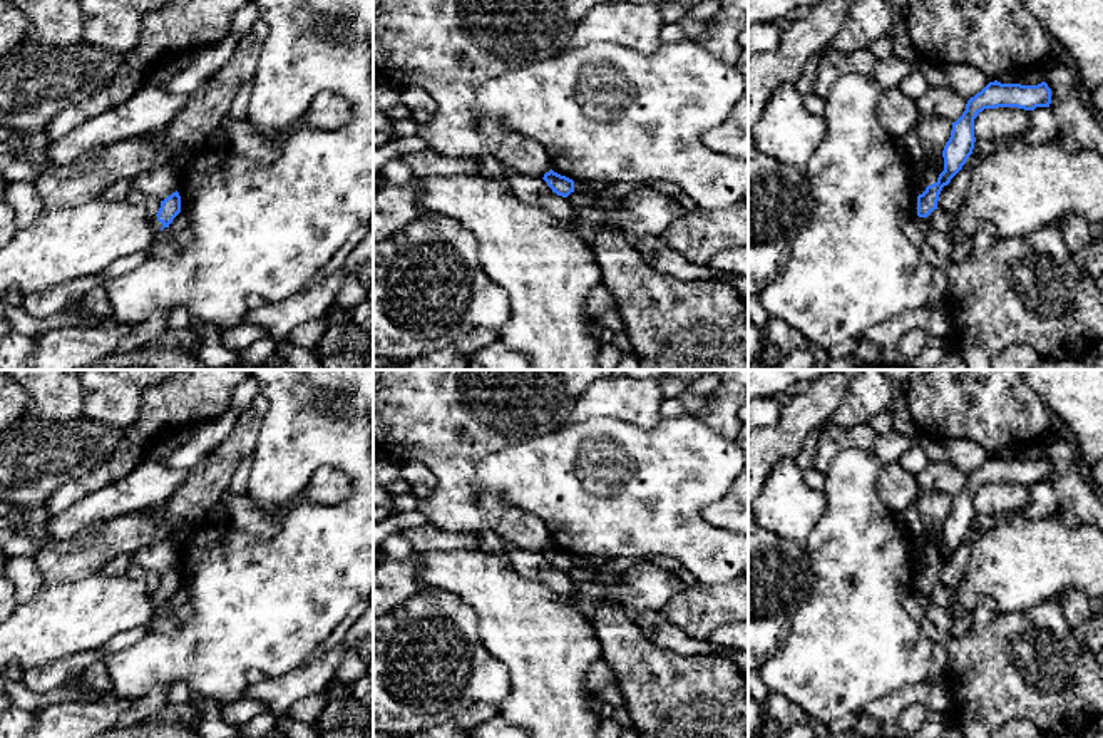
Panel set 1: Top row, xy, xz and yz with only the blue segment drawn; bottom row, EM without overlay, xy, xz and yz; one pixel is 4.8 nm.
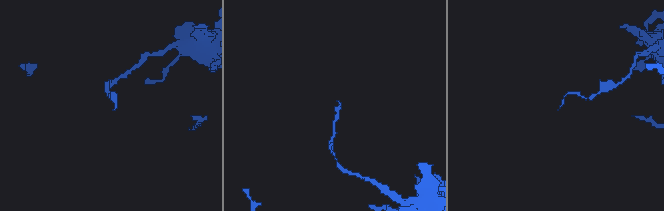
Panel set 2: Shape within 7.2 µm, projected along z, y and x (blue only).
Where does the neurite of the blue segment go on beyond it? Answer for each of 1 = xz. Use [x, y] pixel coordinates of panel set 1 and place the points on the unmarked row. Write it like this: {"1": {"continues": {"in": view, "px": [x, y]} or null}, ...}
{"1": {"continues": null}}

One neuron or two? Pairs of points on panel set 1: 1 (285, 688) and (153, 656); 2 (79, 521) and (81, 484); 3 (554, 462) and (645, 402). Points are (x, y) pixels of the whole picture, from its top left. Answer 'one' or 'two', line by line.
1: two
2: two
3: two

